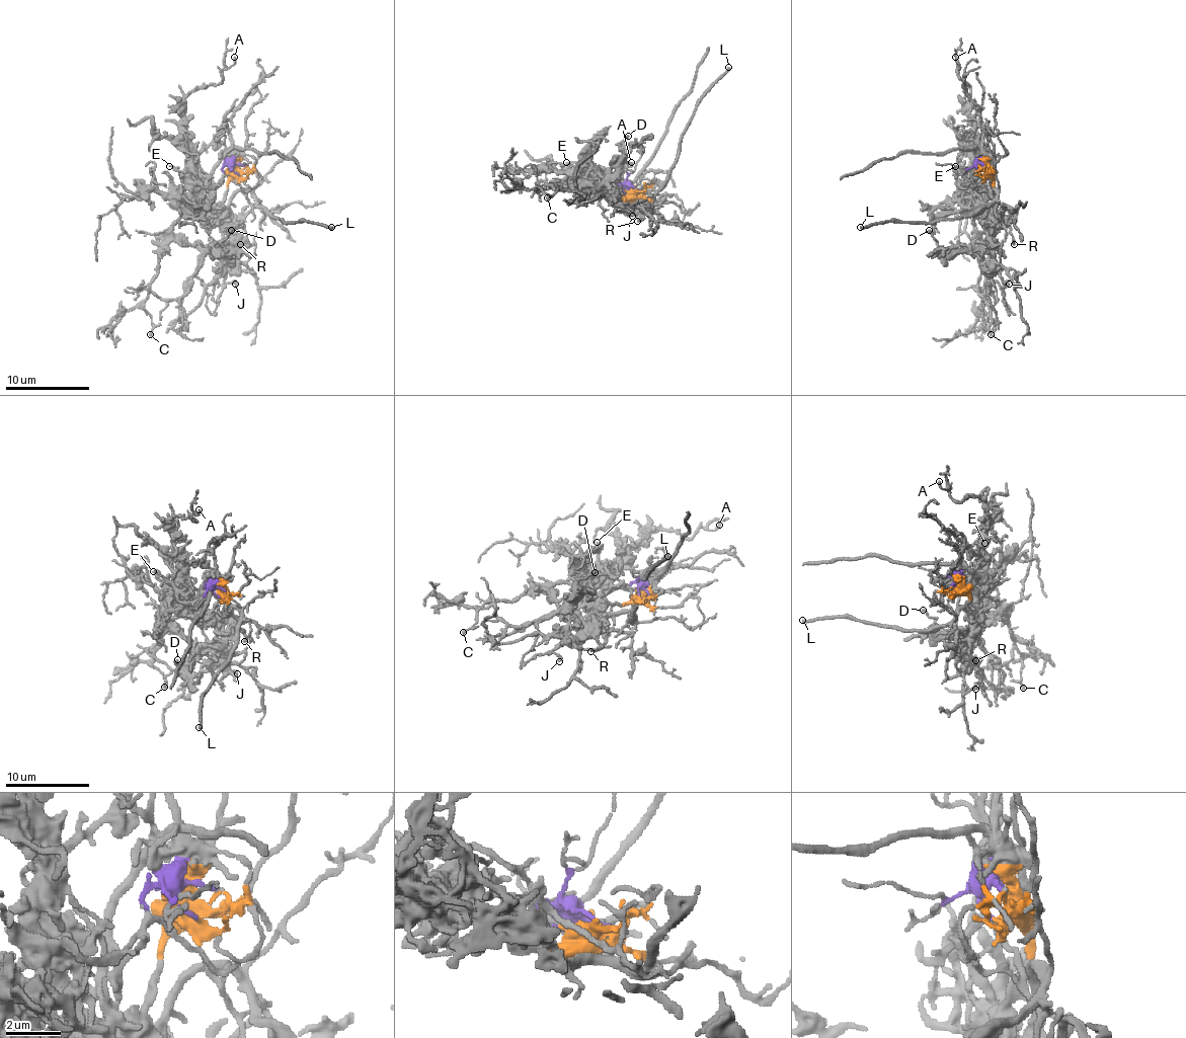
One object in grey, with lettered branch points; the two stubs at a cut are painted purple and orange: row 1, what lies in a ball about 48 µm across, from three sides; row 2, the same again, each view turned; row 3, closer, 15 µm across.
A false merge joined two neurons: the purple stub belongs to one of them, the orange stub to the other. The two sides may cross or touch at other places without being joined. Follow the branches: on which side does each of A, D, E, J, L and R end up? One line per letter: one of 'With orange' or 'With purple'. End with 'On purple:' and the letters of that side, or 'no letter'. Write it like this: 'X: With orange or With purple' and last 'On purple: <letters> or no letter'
A: With purple
D: With orange
E: With purple
J: With orange
L: With orange
R: With orange
On purple: A, E

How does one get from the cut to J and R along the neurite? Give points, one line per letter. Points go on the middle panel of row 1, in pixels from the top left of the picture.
J: (635, 188), (633, 194), (624, 198), (620, 194), (628, 196), (622, 205), (624, 211), (633, 216)
R: (635, 188), (628, 198), (620, 194), (643, 220), (637, 222)

